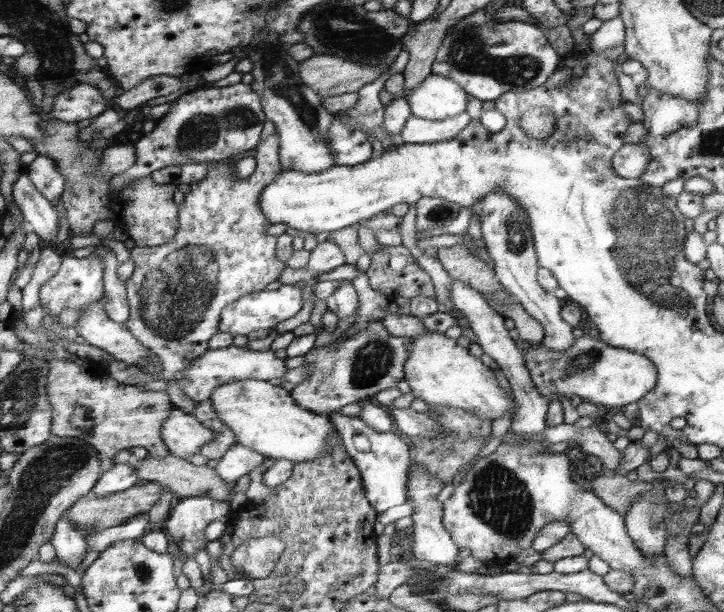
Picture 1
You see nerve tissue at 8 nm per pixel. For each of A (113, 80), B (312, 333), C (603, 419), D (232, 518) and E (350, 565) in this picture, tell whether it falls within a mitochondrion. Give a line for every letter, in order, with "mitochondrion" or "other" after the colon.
A: other
B: other
C: other
D: other
E: other

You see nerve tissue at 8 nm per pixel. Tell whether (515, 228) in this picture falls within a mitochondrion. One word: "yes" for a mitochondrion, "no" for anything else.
yes

